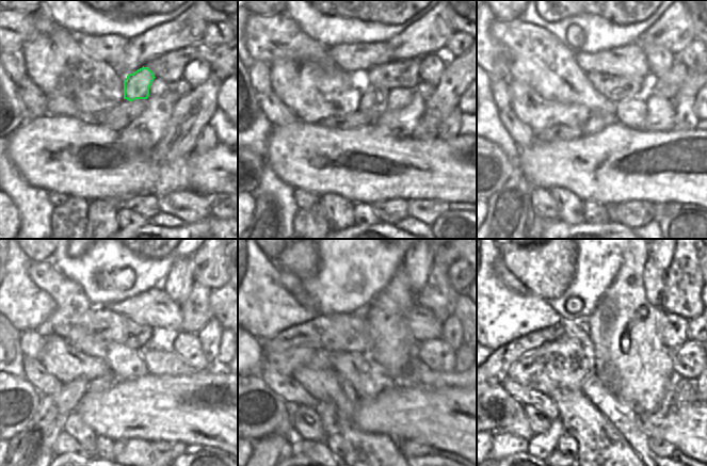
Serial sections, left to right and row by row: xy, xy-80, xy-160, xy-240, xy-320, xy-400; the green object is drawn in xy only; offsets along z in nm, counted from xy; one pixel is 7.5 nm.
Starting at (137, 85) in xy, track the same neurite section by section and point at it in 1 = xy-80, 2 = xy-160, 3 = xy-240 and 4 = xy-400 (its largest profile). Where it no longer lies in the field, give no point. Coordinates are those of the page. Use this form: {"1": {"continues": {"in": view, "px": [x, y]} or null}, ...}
{"1": {"continues": {"in": "xy-80", "px": [373, 100]}}, "2": {"continues": {"in": "xy-160", "px": [597, 121]}}, "3": {"continues": {"in": "xy-240", "px": [105, 382]}}, "4": {"continues": {"in": "xy-400", "px": [541, 446]}}}

